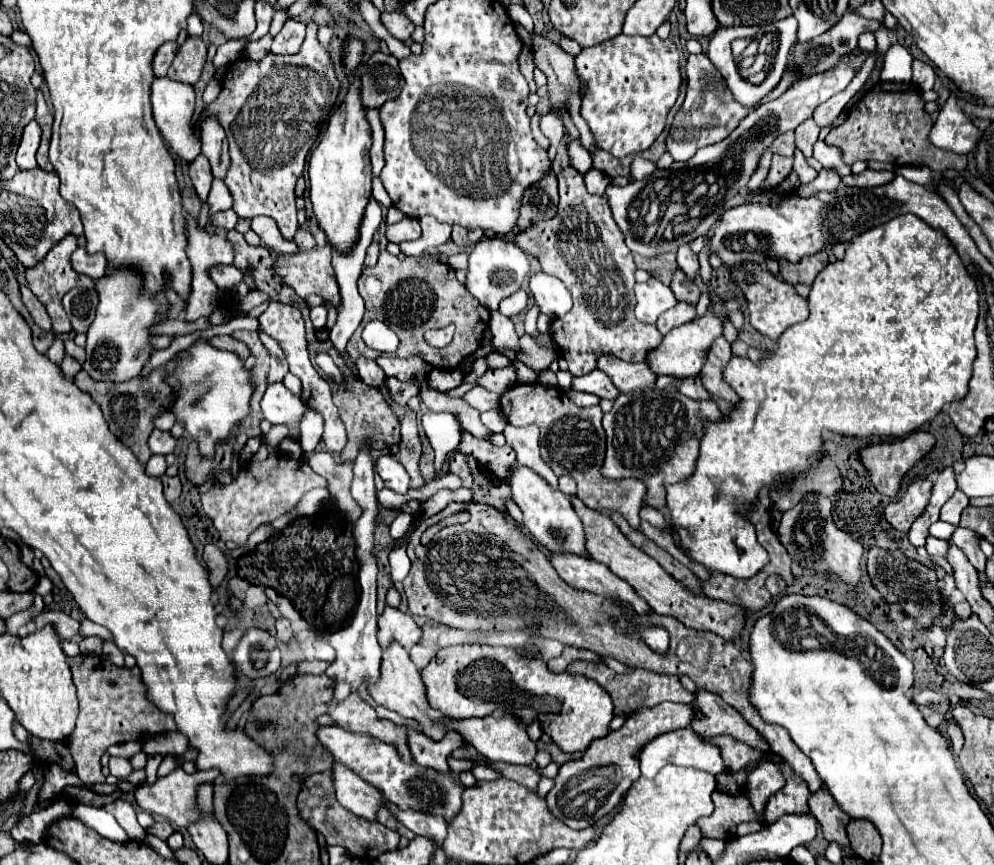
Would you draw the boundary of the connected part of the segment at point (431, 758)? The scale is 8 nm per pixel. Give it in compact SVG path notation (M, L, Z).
M406 727L406 737L408 737L410 753L416 763L428 765L442 773L450 773L454 779L458 779L458 775L452 773L446 763L446 757L460 745L460 737L456 737L456 733L446 735L442 741L432 741L424 733L420 733L412 727Z

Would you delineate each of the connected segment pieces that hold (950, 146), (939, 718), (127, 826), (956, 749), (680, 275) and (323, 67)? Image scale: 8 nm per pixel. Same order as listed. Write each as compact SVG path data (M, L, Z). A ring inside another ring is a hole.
M950 93L948 101L942 105L938 119L930 131L932 145L952 151L952 153L970 153L976 145L978 129L972 119L962 111L956 101L955 93Z
M919 706L919 711L922 713L925 721L933 728L938 728L944 721L944 715L941 715L926 706Z
M116 799L110 801L106 805L102 805L102 809L106 809L108 813L112 813L116 817L116 821L122 825L122 829L132 837L132 841L144 841L146 831L138 825L136 821L136 811L132 807L132 803L124 801L124 799Z
M947 720L947 734L952 744L952 752L957 757L964 745L964 736L961 728Z
M676 269L674 277L672 277L672 283L670 283L670 289L674 291L674 295L676 295L678 301L696 303L698 297L700 297L700 289L694 285L694 279L686 277L682 269Z
M308 23L306 39L302 43L302 49L296 55L268 53L258 63L252 59L236 61L222 79L220 97L216 99L216 103L206 105L204 109L206 115L216 115L222 121L230 141L230 169L226 173L226 185L230 187L230 193L234 197L236 215L242 219L252 219L254 215L272 217L286 239L292 239L298 229L296 197L294 197L296 181L304 171L308 151L318 139L318 133L320 133L318 121L326 119L326 115L332 111L338 97L338 89L340 89L328 49L318 43L316 31L318 31L318 25Z

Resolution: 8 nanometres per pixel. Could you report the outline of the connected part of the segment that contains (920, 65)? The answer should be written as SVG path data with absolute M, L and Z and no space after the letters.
M914 59L914 65L912 65L912 83L920 87L920 91L930 91L934 87L934 69L920 61L920 59Z

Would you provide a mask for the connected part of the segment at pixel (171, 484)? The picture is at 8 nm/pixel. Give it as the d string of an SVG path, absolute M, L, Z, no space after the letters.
M162 475L160 479L162 479L162 483L164 483L164 495L166 495L168 503L174 503L174 501L180 497L180 491L182 491L180 477L168 477L168 475Z

